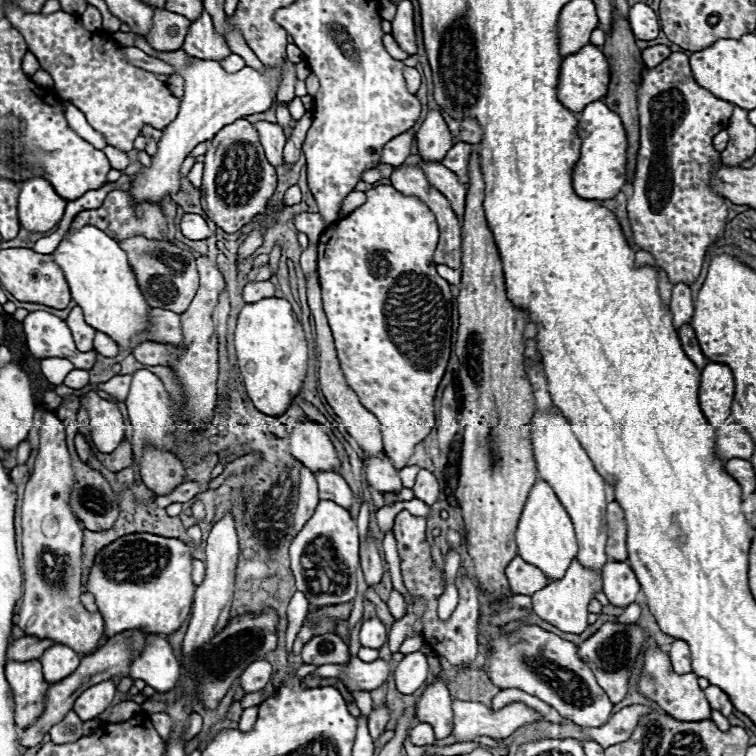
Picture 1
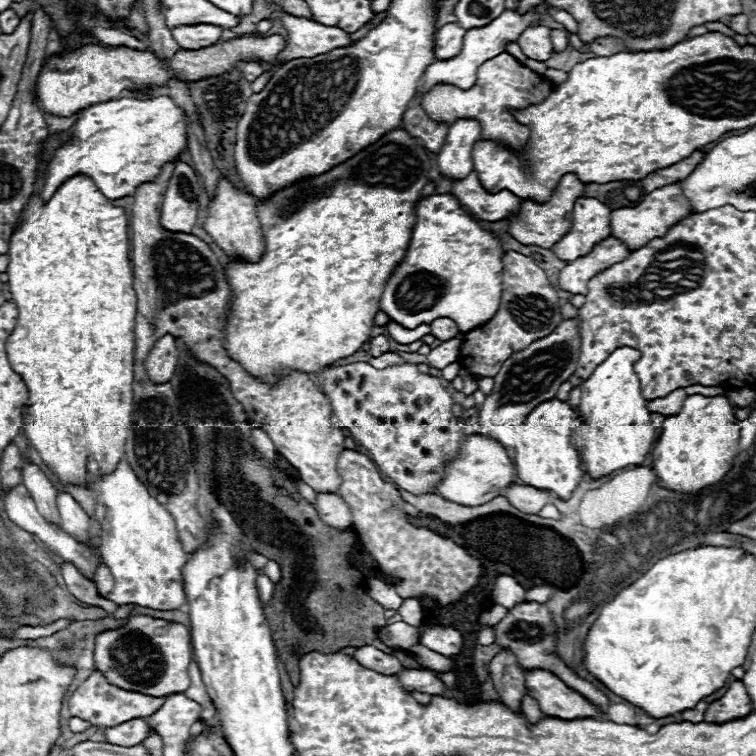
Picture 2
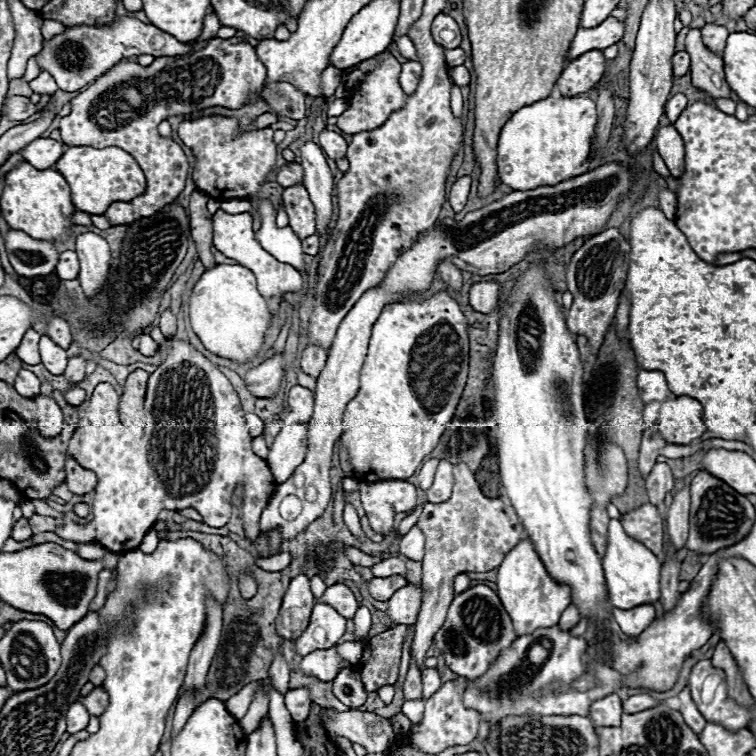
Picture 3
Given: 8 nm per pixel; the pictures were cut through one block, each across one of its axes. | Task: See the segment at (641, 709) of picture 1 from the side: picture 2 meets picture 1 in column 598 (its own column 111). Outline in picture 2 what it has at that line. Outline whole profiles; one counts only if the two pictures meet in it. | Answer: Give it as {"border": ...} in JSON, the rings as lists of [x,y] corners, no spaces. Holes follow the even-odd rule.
{"border":[[[134,718],[118,726],[104,728],[104,740],[116,746],[124,746],[124,748],[140,744],[146,738],[146,734],[148,734],[148,724],[142,718]]]}

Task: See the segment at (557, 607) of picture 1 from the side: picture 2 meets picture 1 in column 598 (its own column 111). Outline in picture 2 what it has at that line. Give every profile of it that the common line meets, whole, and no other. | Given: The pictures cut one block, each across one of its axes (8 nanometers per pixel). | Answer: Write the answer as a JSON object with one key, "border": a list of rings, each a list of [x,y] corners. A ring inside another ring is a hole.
{"border":[[[100,566],[98,568],[98,572],[96,572],[96,588],[98,588],[98,592],[100,594],[108,594],[108,592],[112,592],[112,588],[114,588],[114,578],[112,578],[112,574],[110,574],[110,570],[106,568],[106,566]]]}

